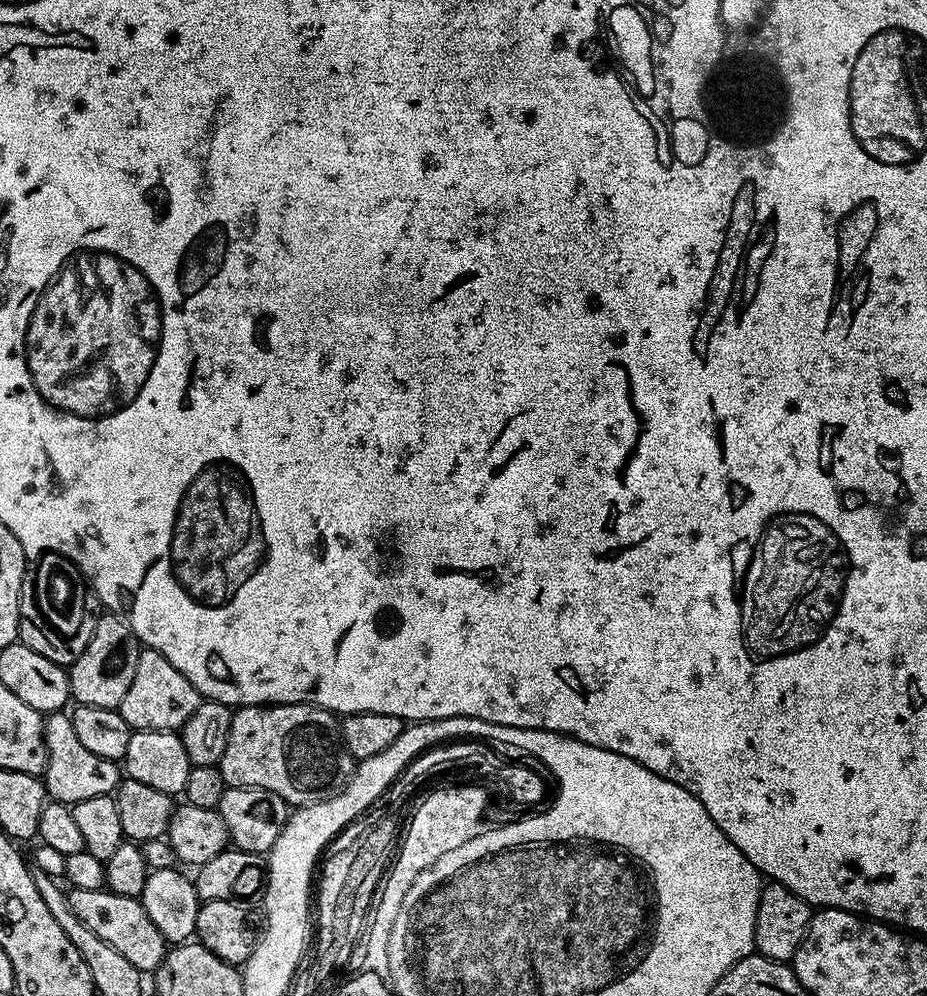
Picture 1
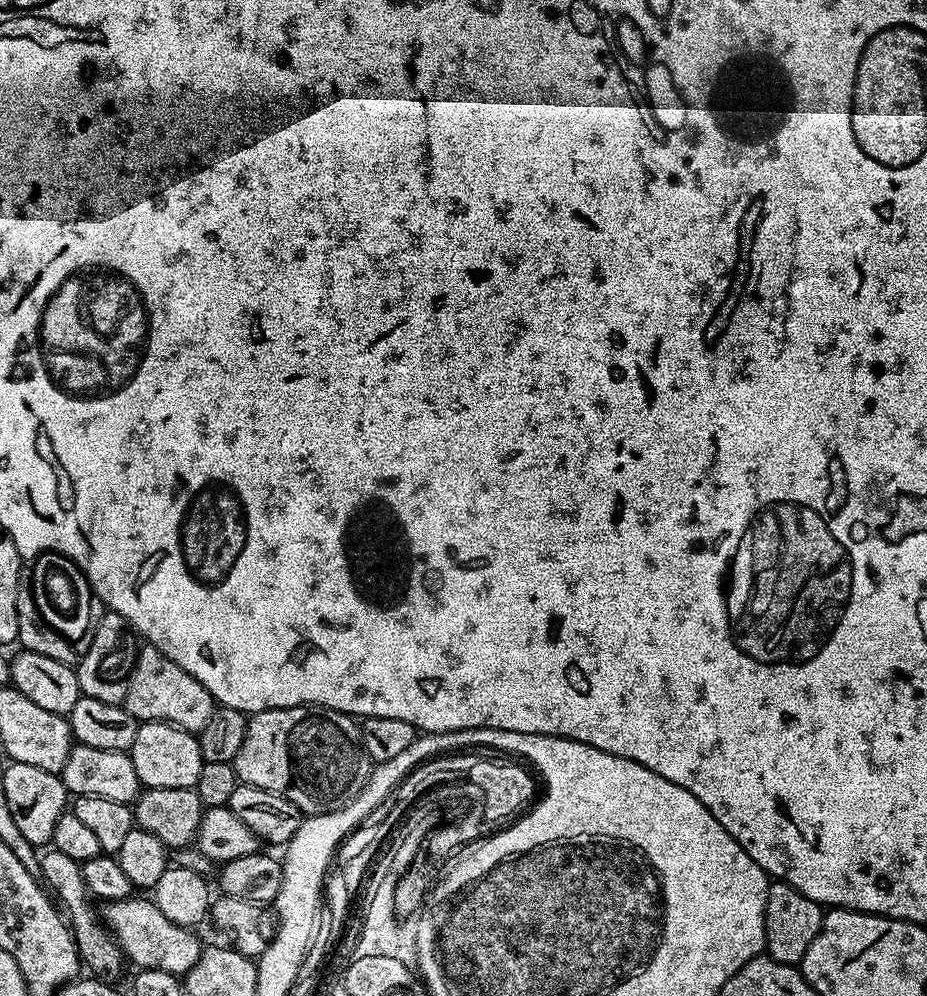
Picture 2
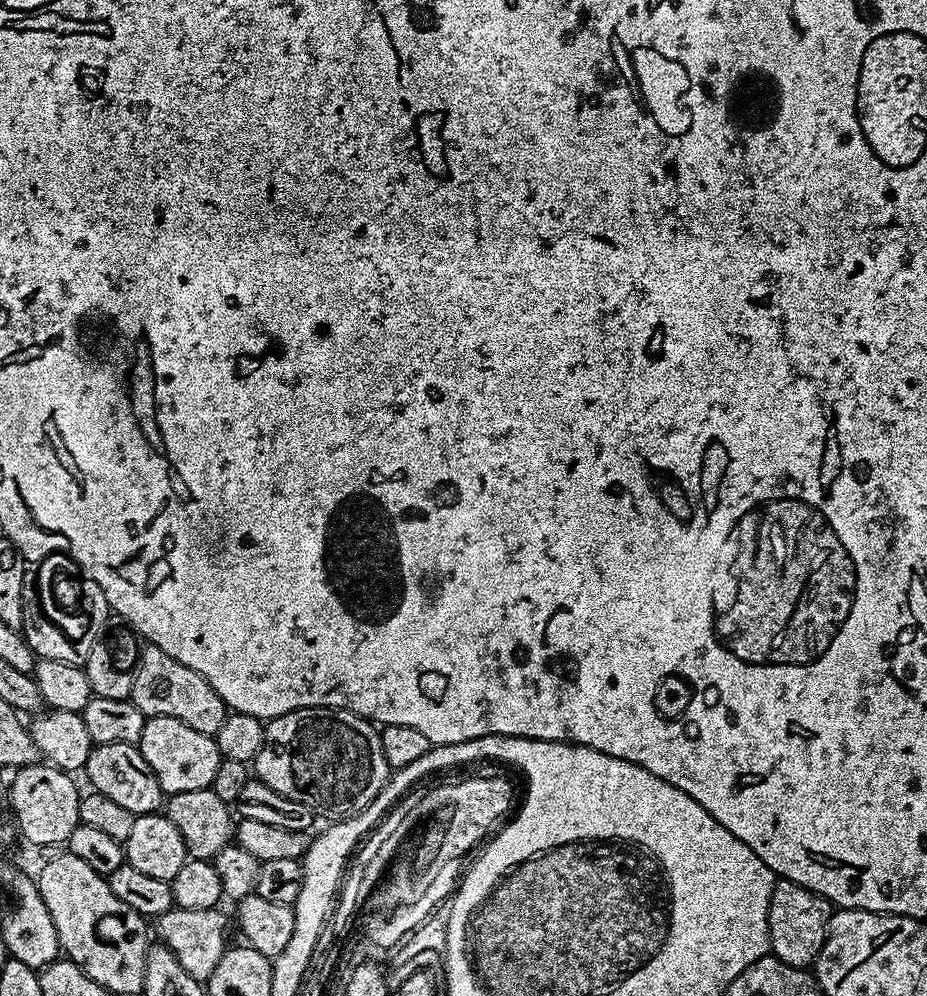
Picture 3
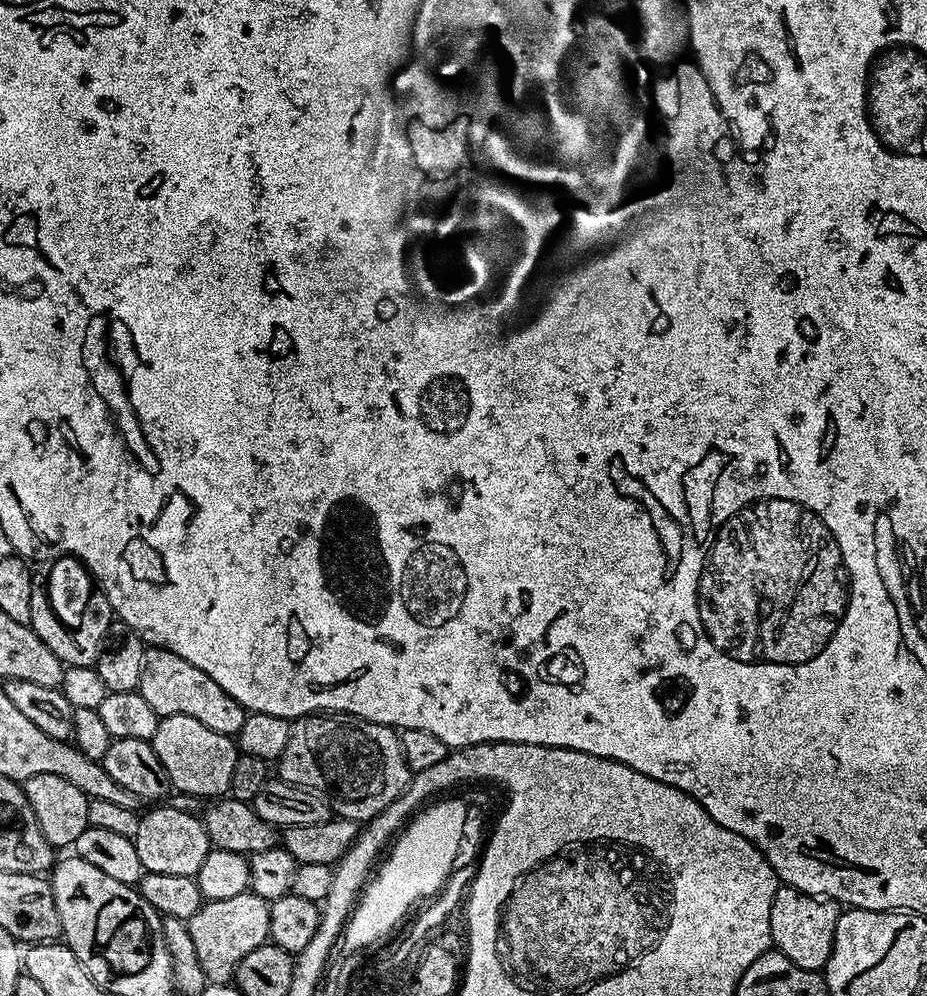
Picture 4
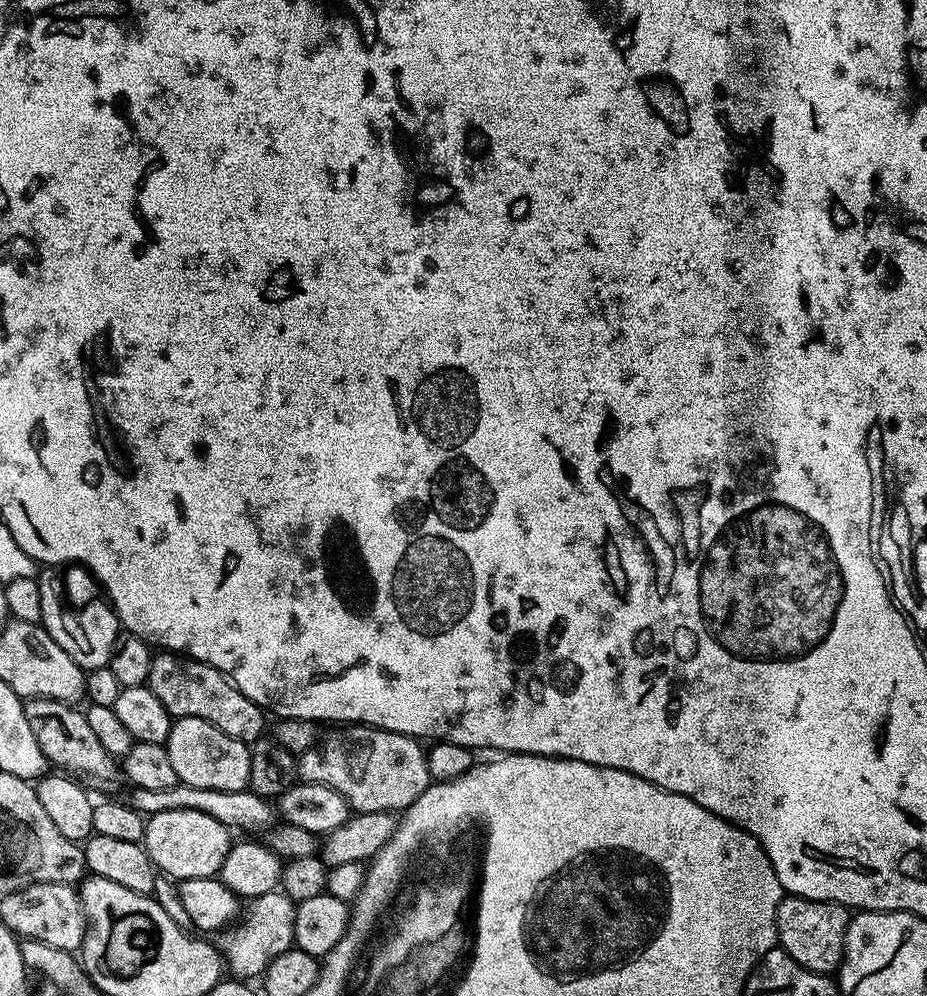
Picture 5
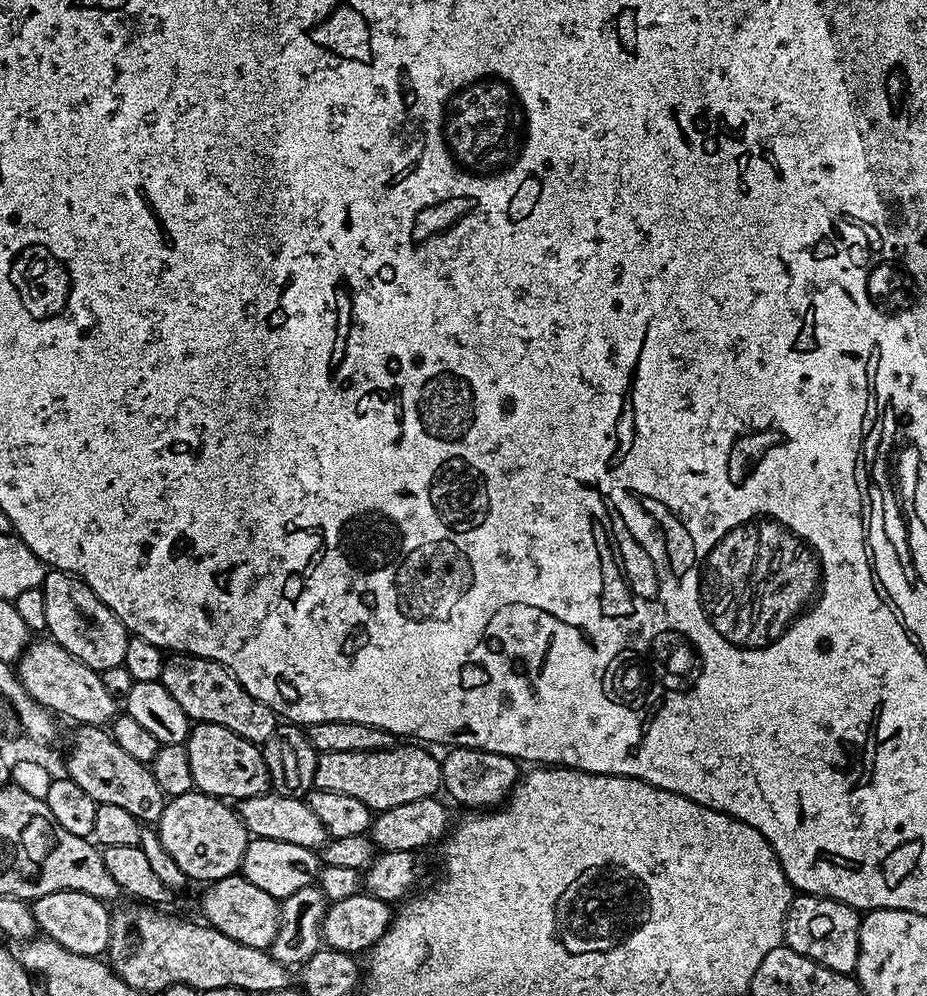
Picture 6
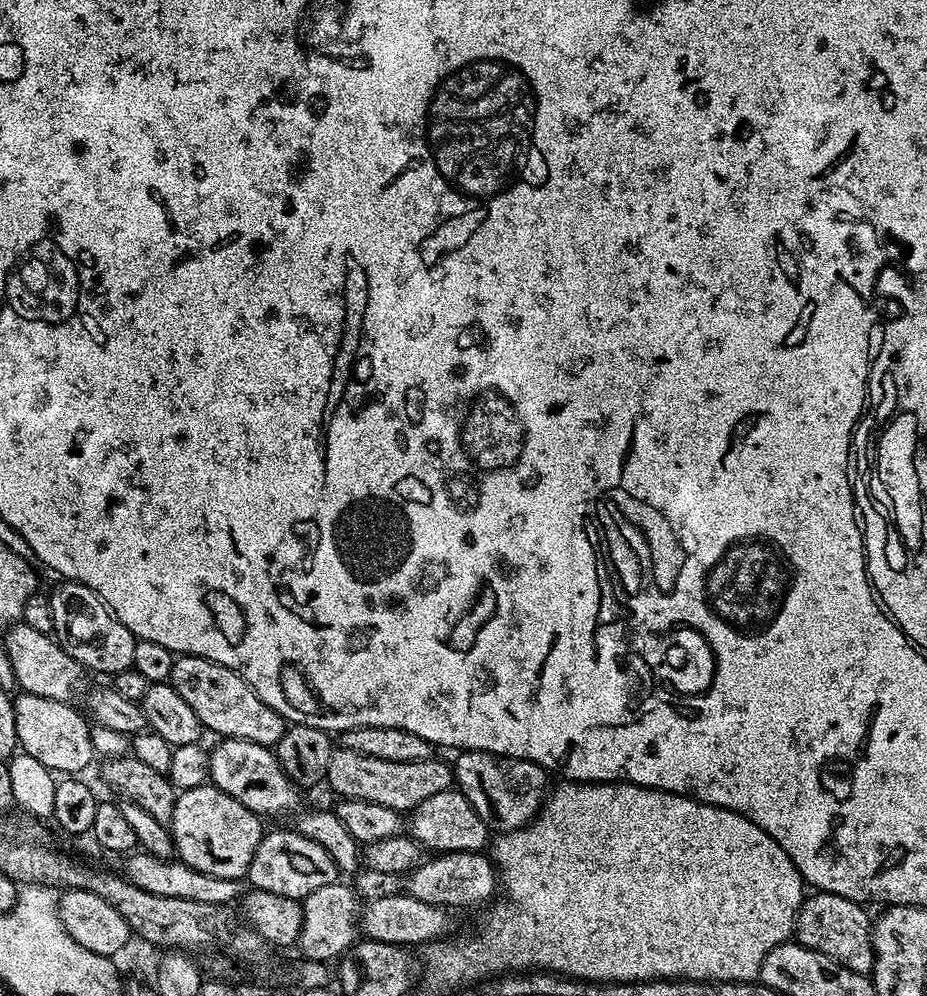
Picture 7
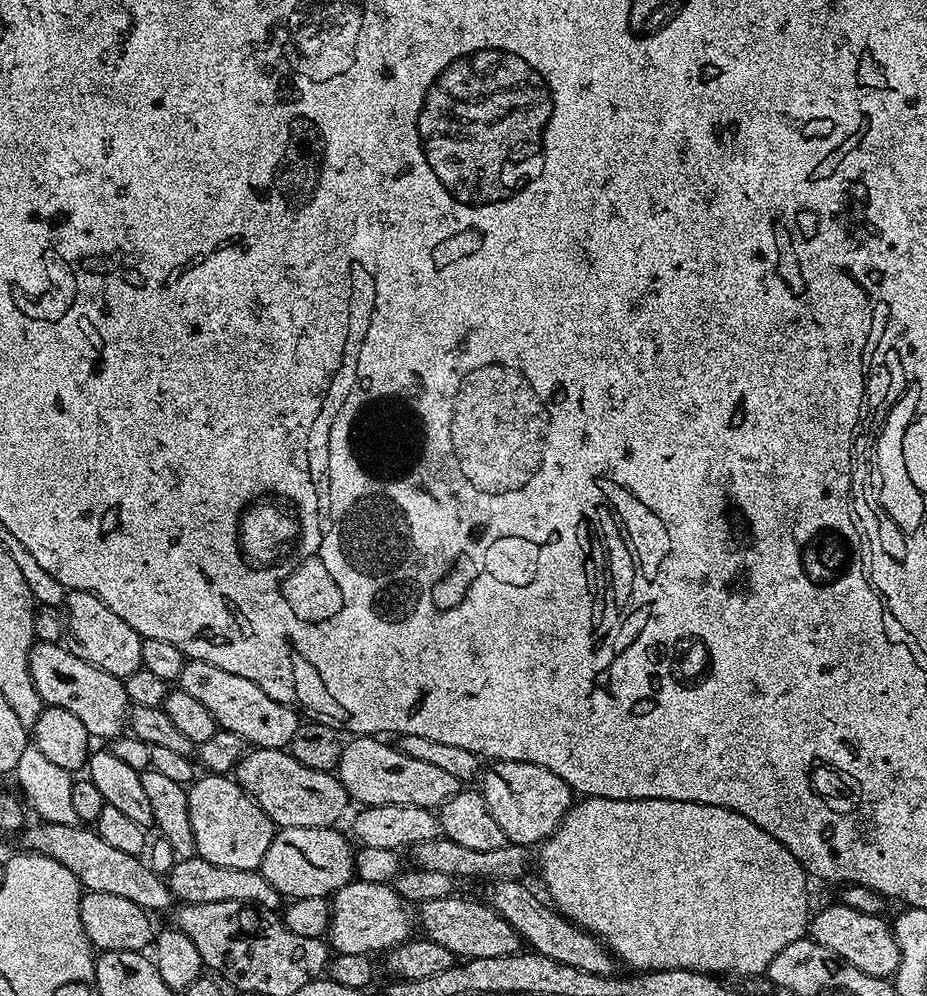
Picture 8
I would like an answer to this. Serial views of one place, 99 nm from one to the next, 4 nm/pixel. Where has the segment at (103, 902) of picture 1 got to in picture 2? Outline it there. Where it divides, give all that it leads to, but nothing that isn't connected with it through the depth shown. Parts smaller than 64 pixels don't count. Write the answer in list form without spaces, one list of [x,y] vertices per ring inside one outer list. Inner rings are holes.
[[[131,895],[127,900],[110,900],[107,901],[99,909],[98,915],[104,922],[105,928],[116,938],[117,944],[120,945],[121,952],[129,961],[132,960],[137,965],[137,969],[157,968],[163,972],[168,972],[171,976],[177,978],[183,977],[194,966],[194,962],[198,962],[202,951],[202,943],[195,936],[192,928],[183,928],[174,922],[170,922],[170,918],[166,918],[166,914],[162,914],[162,910],[158,910],[155,899],[138,900],[137,895]]]

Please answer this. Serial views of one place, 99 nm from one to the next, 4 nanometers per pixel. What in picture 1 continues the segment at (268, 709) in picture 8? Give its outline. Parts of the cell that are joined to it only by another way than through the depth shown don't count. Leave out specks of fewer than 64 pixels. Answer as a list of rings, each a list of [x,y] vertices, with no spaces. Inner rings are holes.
[[[144,648],[139,654],[134,680],[118,711],[135,731],[176,732],[186,722],[186,718],[198,710],[201,699],[200,691],[166,657],[152,648]]]

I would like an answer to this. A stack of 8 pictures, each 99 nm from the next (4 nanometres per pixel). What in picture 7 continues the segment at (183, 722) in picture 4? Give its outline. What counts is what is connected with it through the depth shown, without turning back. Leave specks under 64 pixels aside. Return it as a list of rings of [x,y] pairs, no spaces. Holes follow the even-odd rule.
[[[227,738],[216,743],[220,744],[211,745],[208,754],[208,779],[215,788],[230,794],[230,798],[242,802],[242,806],[246,806],[261,818],[280,816],[283,812],[292,814],[301,807],[301,789],[288,777],[286,770],[282,770],[272,748]]]

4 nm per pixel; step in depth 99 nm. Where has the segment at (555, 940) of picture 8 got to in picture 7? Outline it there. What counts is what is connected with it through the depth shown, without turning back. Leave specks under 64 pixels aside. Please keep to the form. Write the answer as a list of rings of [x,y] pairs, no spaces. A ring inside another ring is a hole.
[[[446,852],[431,858],[433,860],[425,859],[406,876],[407,895],[418,898],[418,902],[430,902],[436,908],[449,910],[476,908],[479,904],[487,905],[498,892],[497,870],[484,852]]]

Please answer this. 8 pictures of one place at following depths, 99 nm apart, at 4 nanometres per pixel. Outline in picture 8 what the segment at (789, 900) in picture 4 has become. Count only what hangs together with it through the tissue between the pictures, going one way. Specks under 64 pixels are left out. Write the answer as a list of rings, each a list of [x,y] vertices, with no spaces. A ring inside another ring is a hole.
[[[849,885],[843,892],[847,904],[828,904],[810,920],[811,939],[817,940],[826,950],[834,950],[850,966],[858,966],[865,974],[885,978],[895,977],[900,961],[900,947],[892,933],[892,924],[875,916],[882,908],[884,898],[866,887]]]

